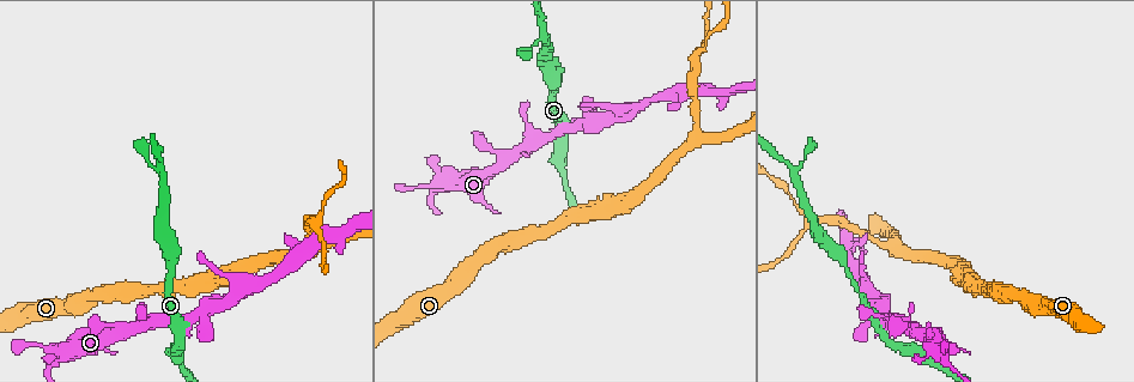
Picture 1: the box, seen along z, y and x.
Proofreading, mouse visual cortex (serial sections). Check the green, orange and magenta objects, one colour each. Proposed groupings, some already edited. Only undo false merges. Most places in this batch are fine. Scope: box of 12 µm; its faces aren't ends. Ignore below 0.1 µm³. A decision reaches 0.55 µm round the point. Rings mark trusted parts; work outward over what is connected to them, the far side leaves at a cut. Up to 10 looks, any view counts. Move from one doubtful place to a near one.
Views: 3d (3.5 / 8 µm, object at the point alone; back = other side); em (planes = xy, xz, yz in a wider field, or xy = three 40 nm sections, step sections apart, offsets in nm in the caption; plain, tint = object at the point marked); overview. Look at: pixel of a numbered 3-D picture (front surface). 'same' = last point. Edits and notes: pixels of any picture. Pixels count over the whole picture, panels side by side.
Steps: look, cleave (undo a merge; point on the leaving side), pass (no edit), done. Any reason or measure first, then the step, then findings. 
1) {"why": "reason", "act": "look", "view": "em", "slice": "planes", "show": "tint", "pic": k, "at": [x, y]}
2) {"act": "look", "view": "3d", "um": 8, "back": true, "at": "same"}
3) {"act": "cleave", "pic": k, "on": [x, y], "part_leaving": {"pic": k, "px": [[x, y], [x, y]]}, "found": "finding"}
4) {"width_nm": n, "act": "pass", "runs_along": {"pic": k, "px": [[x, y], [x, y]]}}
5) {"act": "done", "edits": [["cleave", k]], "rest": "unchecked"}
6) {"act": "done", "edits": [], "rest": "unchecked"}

{"why": "three arms meet", "act": "look", "view": "3d", "um": 8, "back": true, "pic": 1, "at": [918, 332]}

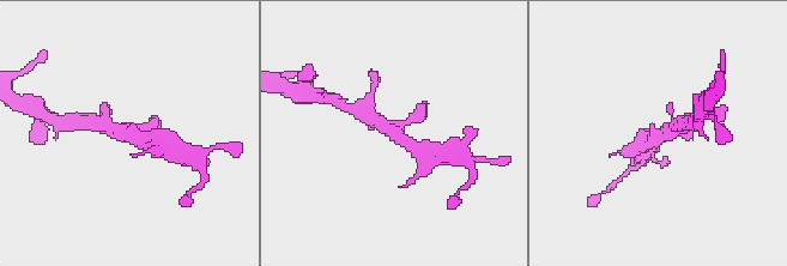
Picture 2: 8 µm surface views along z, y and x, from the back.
{"act": "look", "view": "3d", "um": 3.5, "pic": 2, "at": [390, 132]}

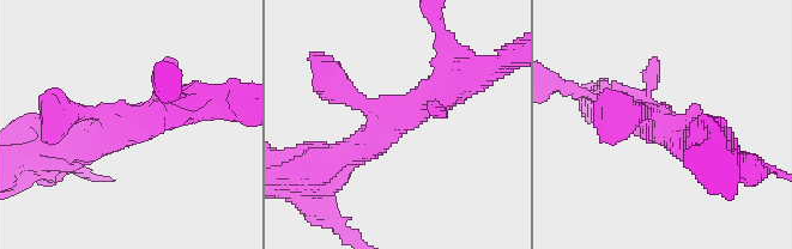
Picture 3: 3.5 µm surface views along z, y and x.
{"arms": 3, "arm_widths_nm": [250, 400, 400], "act": "look", "view": "em", "slice": "xy", "step": 3, "show": "tint", "pic": 3, "at": [395, 125]}

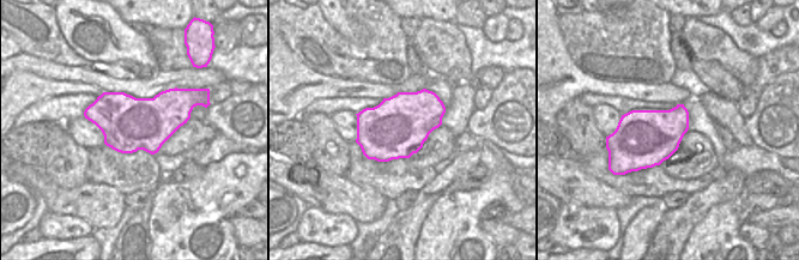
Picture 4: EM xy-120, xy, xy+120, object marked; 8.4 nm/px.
{"act": "pass", "runs_along": {"pic": 3, "px": [[327, 161], [356, 151], [455, 84]]}, "found": "all the same cell"}

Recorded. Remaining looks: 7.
{"act": "look", "view": "3d", "um": 3.5, "pic": 1, "at": [695, 140]}

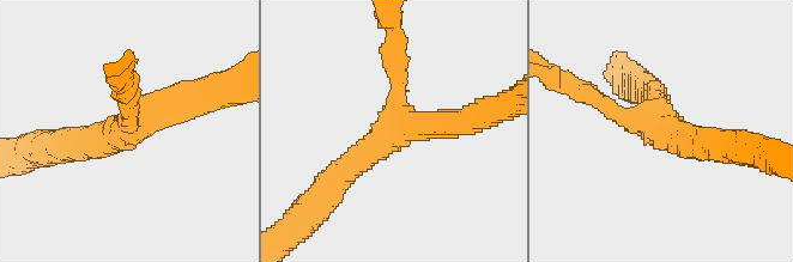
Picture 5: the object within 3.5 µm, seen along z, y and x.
{"arms": 3, "arm_widths_nm": [250, 400, 400], "act": "look", "view": "em", "slice": "xy", "step": 2, "show": "tint", "pic": 5, "at": [130, 124]}

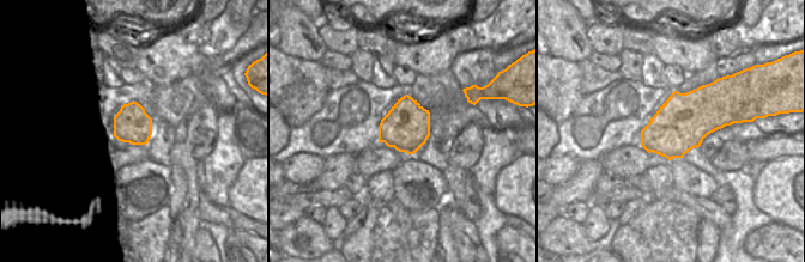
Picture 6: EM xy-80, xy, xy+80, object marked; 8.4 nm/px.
{"act": "pass", "runs_along": {"pic": 5, "px": [[338, 177], [400, 125], [397, 54]]}, "found": "all the same cell"}

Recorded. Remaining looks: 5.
{"why": "sudden change in width", "act": "look", "view": "3d", "um": 3.5, "back": true, "pic": 1, "at": [168, 268]}

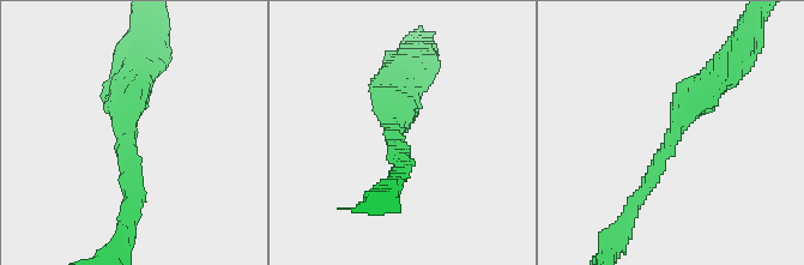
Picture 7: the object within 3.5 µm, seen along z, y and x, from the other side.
{"act": "look", "view": "em", "slice": "xy", "step": 5, "show": "tint", "pic": 7, "at": [397, 133]}

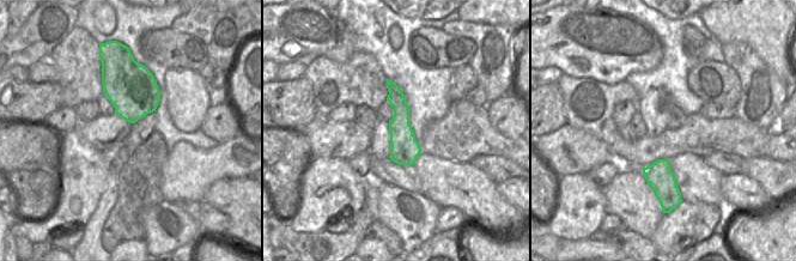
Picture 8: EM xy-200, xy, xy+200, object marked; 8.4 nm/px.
{"arm_widths_nm": [200, 450], "act": "pass", "runs_along": {"pic": 8, "px": [[389, 84], [411, 162]]}, "found": "all the same cell"}

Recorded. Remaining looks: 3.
{"act": "look", "view": "3d", "um": 3.5, "pic": 1, "at": [881, 312]}

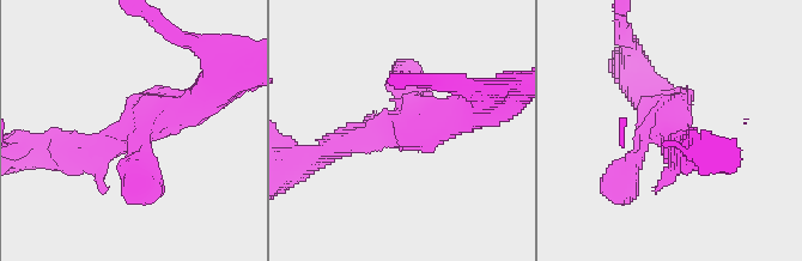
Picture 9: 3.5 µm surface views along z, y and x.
{"arms": 3, "arm_widths_nm": [350, 350, 450], "why": "shape alone is not enough", "act": "look", "view": "em", "slice": "planes", "show": "tint", "pic": 9, "at": [138, 128]}

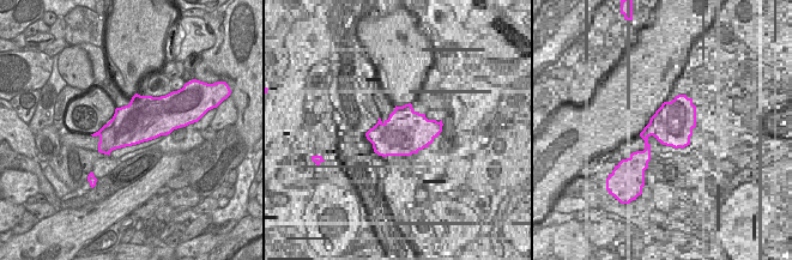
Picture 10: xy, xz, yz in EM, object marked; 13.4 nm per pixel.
{"why": "cut it another way", "act": "look", "view": "em", "slice": "xy", "step": 3, "show": "tint", "at": "same"}

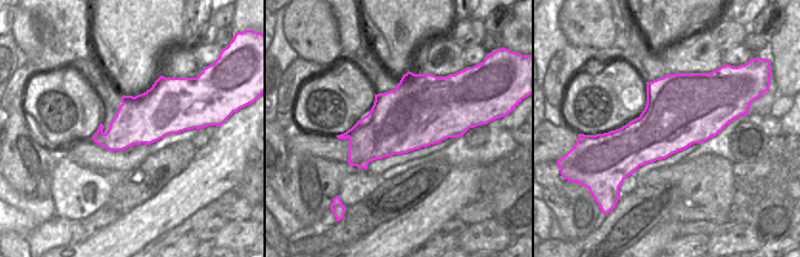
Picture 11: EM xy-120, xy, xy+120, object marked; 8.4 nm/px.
{"act": "pass", "runs_along": {"pic": 9, "px": [[67, 151], [123, 140], [207, 96]]}, "found": "one cell here"}

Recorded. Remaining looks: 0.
{"act": "done", "edits": [], "rest": "unchecked"}

